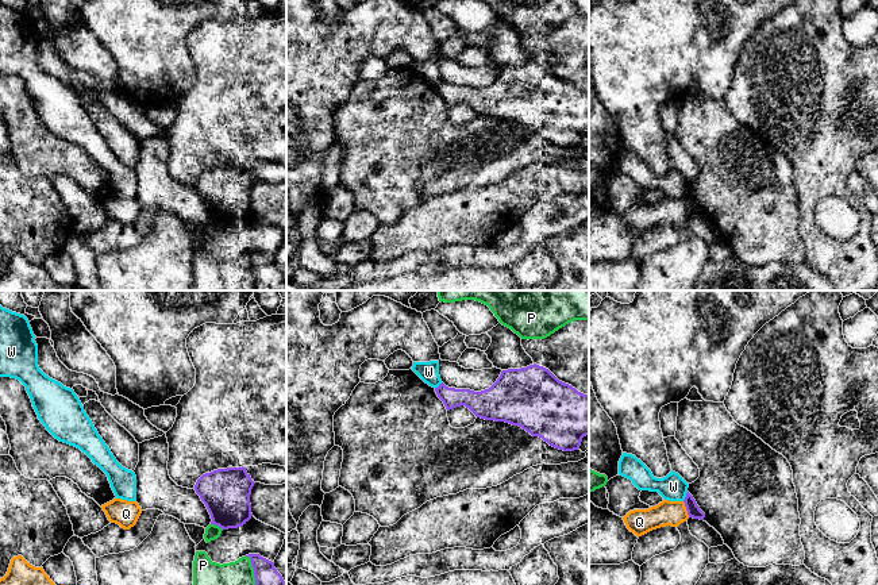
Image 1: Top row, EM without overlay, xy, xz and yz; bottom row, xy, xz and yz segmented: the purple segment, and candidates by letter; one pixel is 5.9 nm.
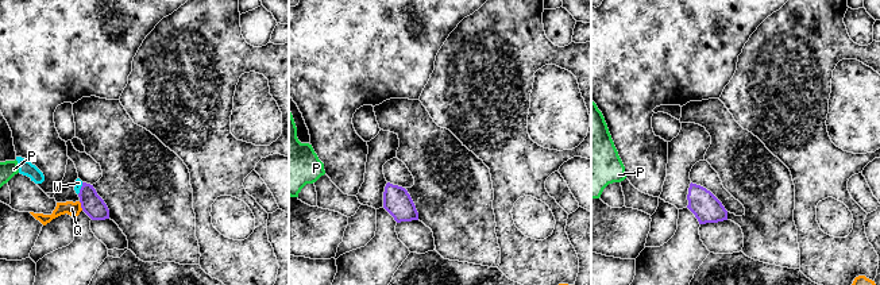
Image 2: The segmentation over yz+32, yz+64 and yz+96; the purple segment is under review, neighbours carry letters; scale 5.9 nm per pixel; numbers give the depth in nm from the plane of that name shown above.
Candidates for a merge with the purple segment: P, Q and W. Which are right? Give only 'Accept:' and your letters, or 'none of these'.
Accept: none of these

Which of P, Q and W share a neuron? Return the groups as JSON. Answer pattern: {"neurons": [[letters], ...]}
{"neurons": [["P"], ["Q"], ["W"]]}

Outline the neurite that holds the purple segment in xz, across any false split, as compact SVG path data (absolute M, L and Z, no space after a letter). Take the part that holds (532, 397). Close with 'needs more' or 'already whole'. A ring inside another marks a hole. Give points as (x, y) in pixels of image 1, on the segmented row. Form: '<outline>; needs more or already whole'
M536 363L502 370L497 381L481 392L448 388L443 382L435 392L447 411L465 405L477 417L519 426L563 451L578 450L582 438L589 435L589 395L559 381L548 369Z; already whole

